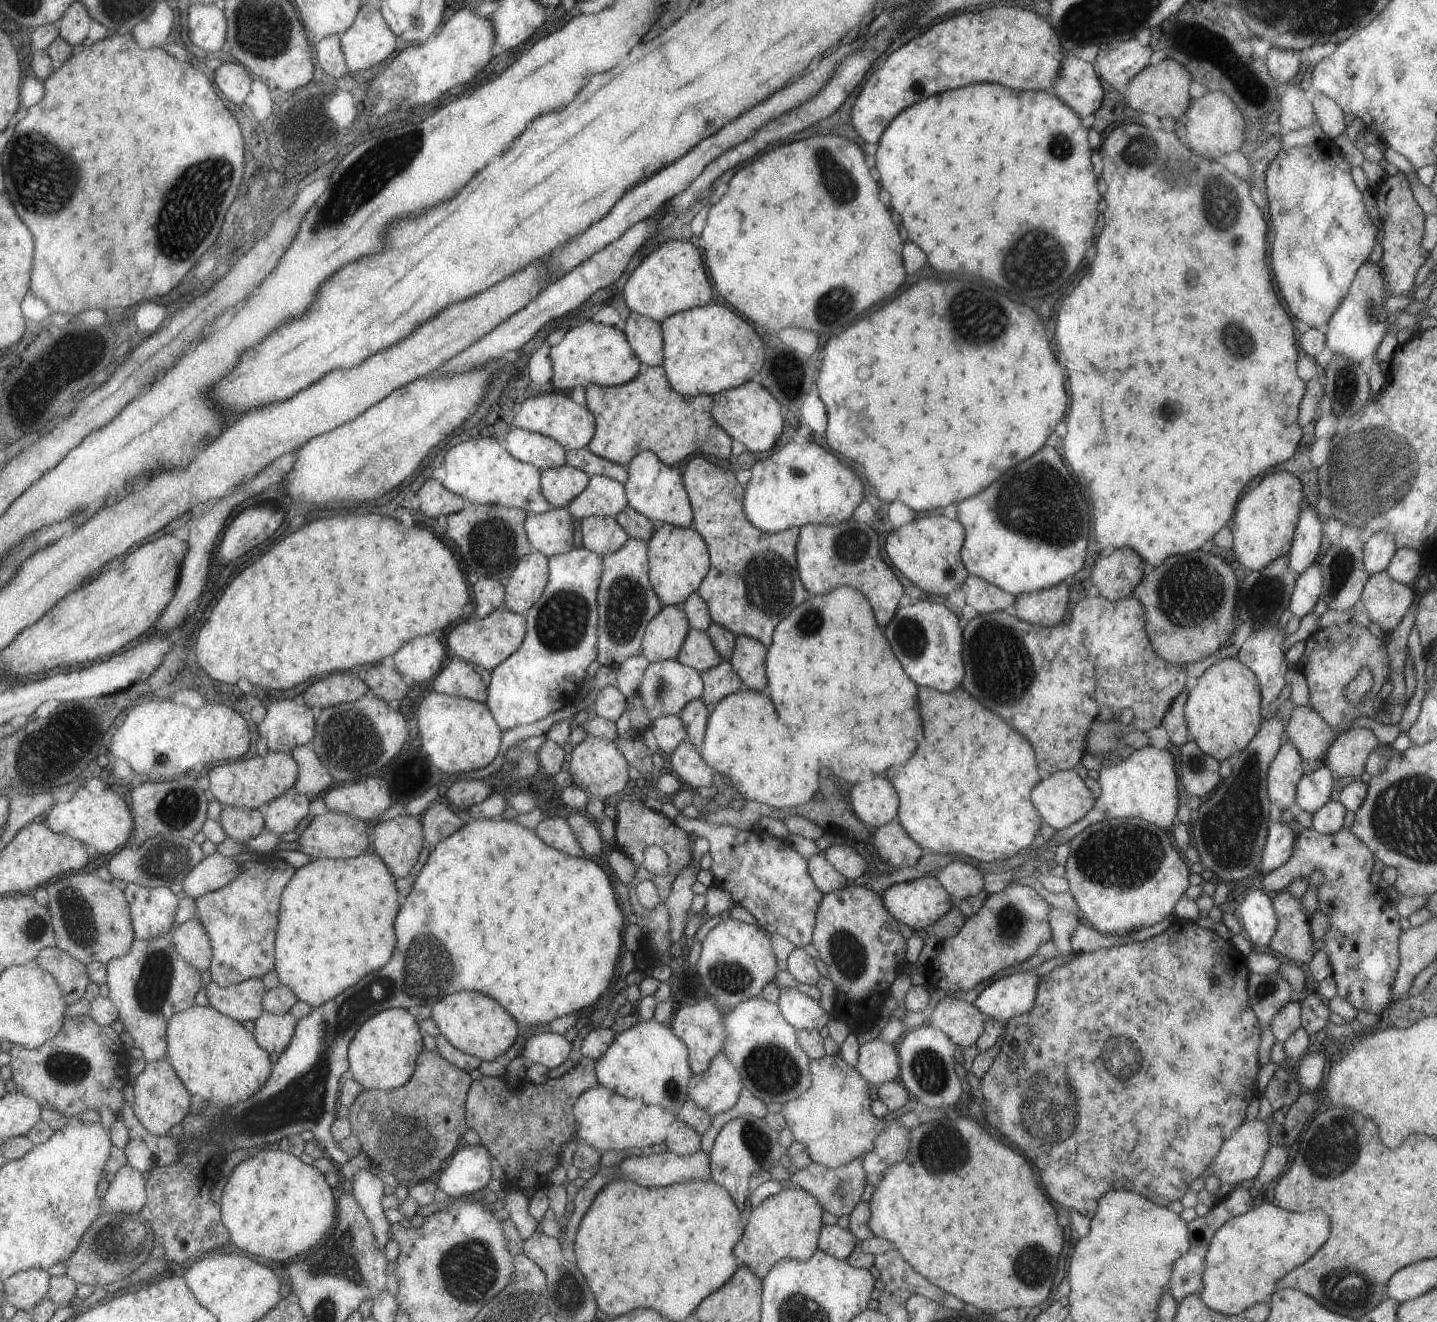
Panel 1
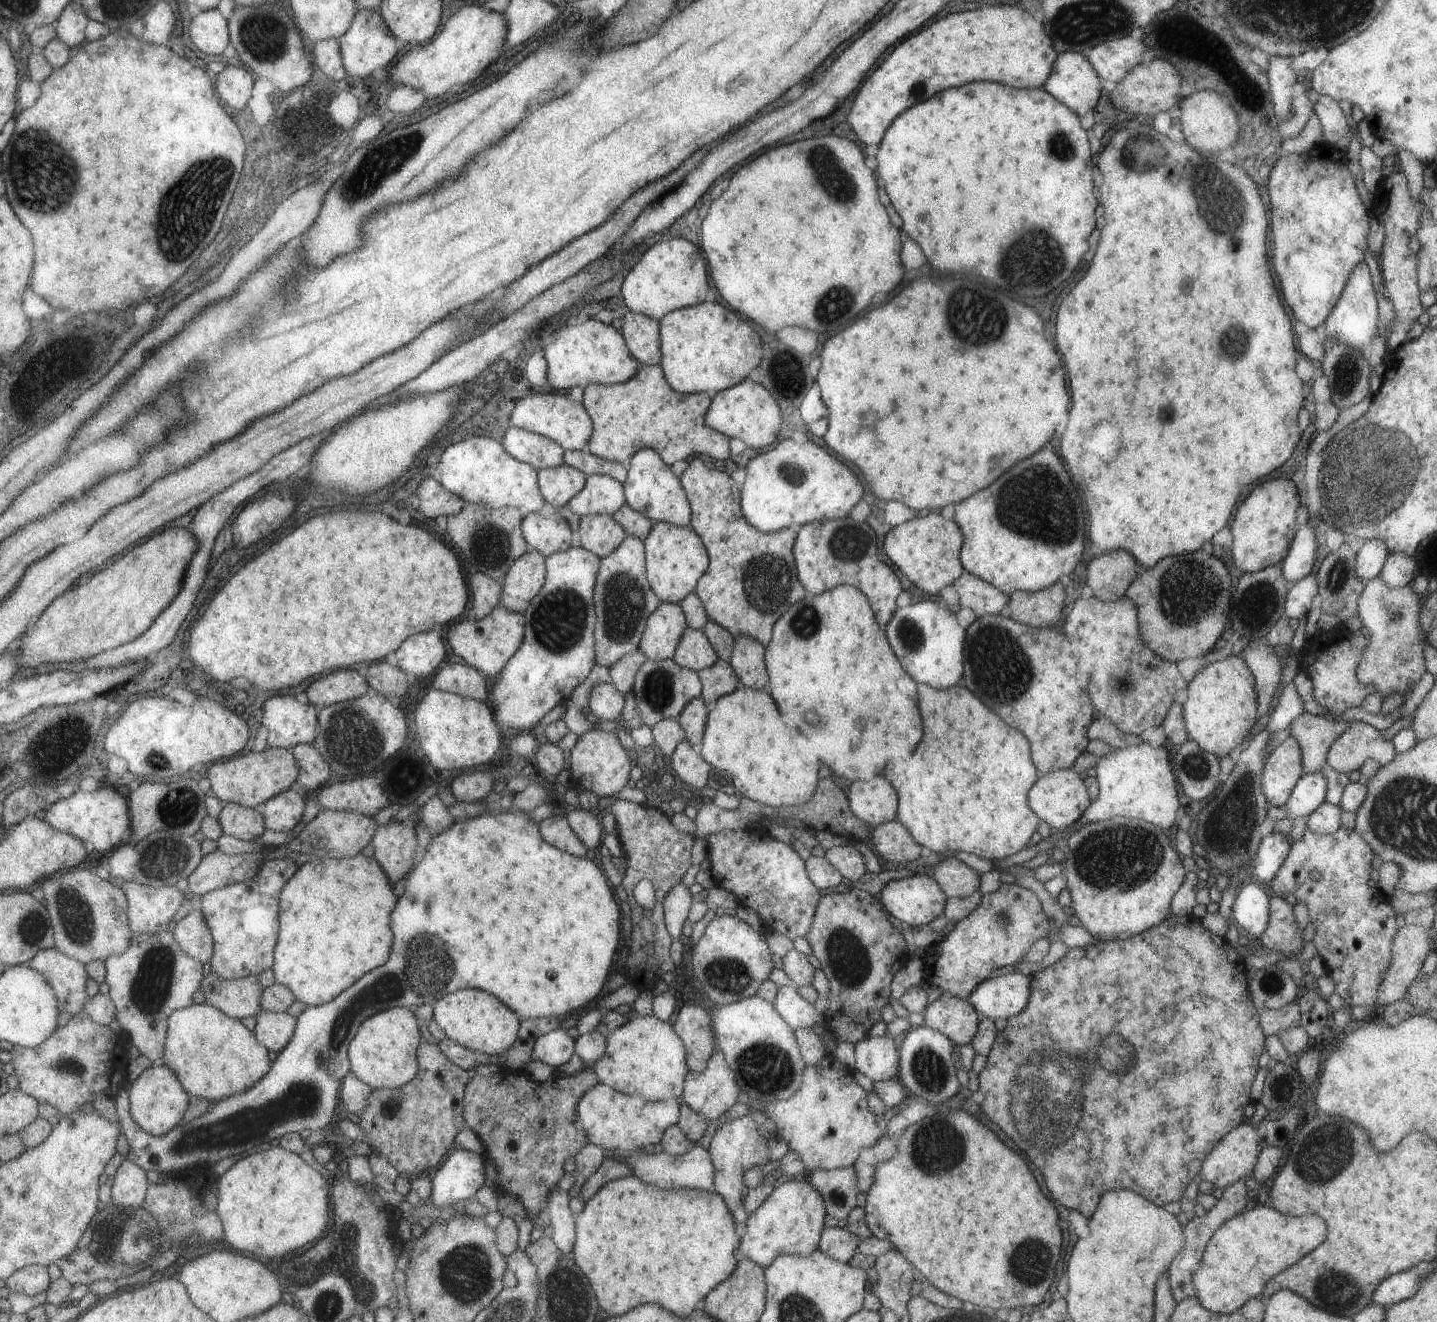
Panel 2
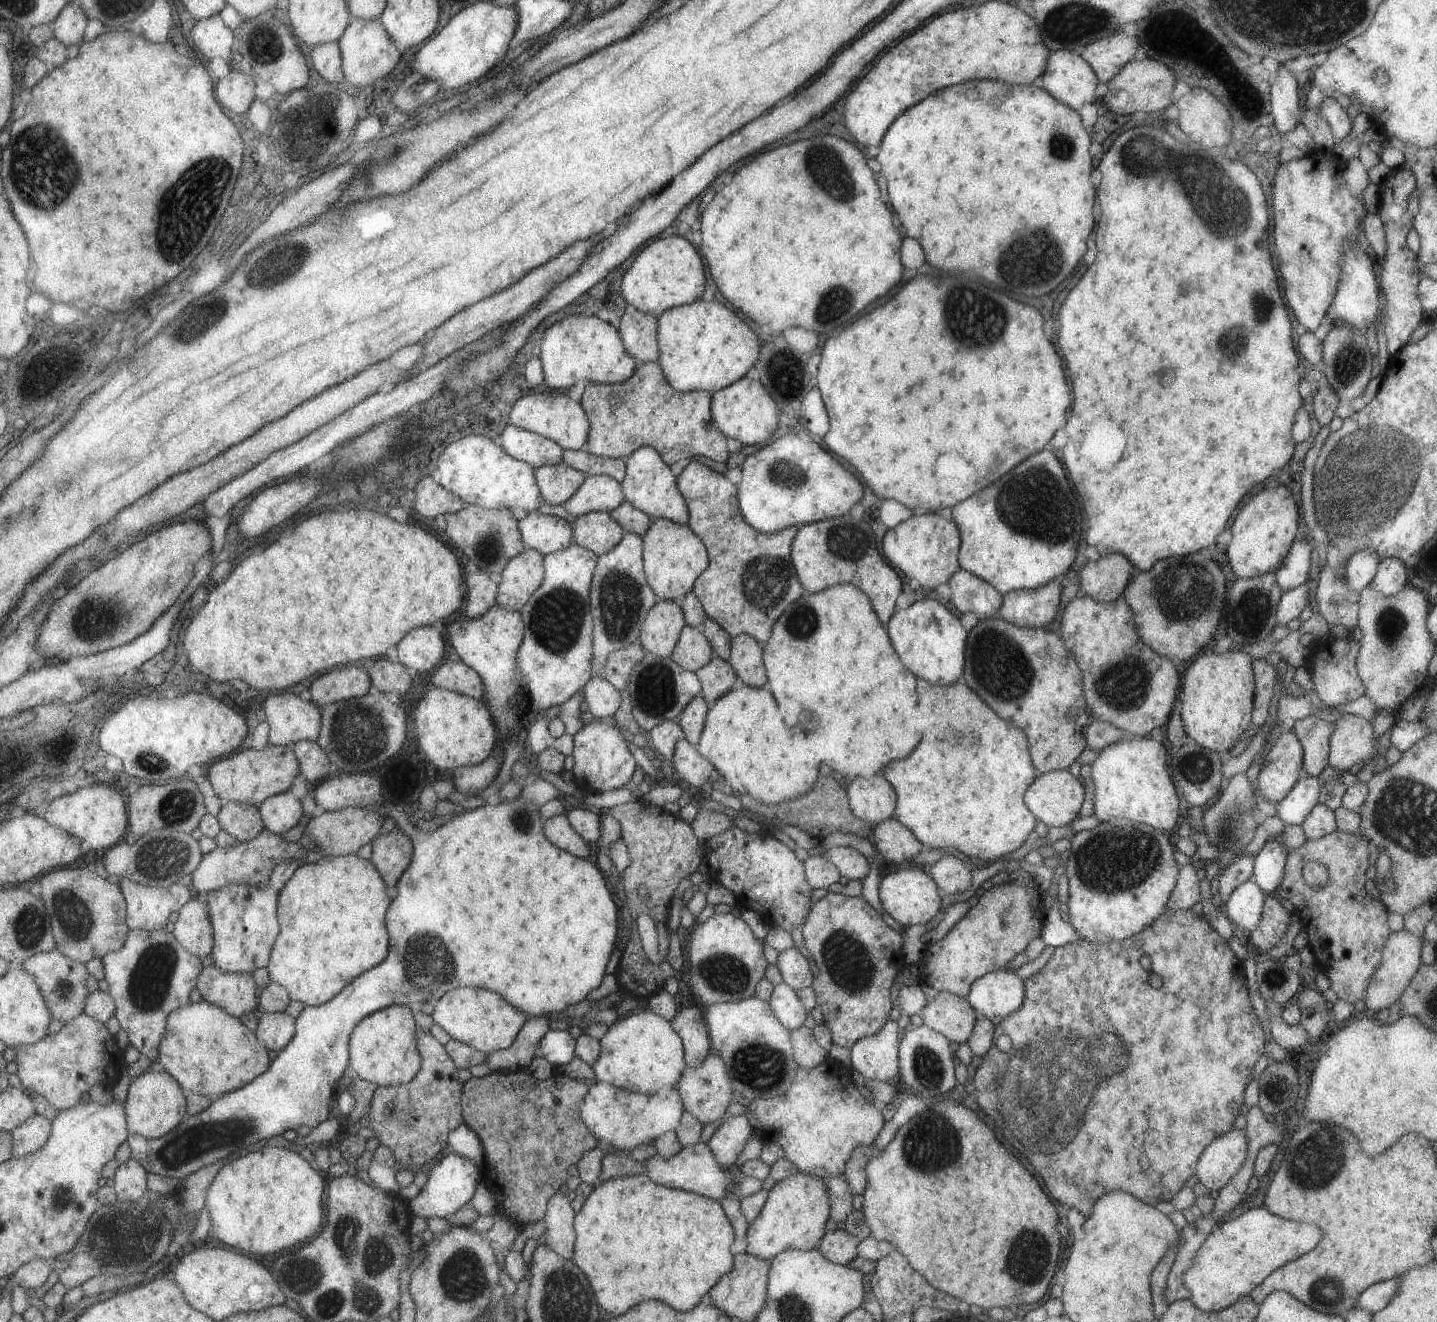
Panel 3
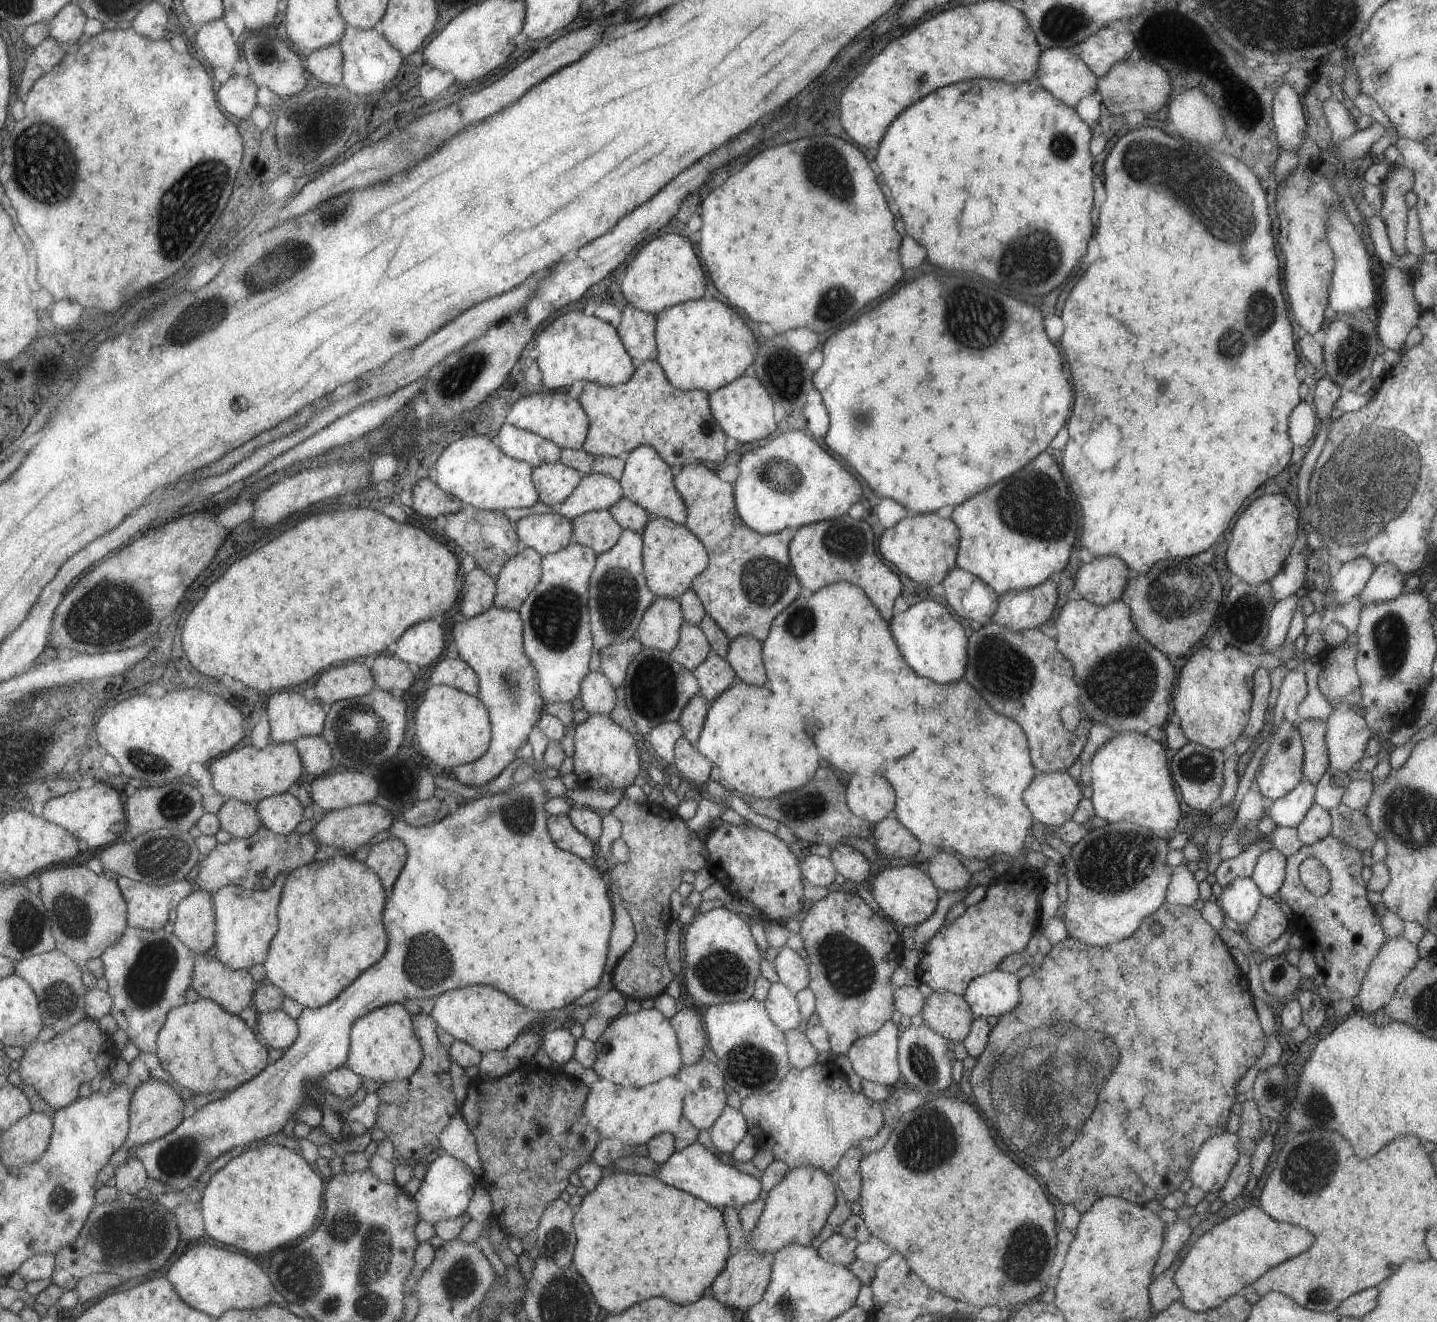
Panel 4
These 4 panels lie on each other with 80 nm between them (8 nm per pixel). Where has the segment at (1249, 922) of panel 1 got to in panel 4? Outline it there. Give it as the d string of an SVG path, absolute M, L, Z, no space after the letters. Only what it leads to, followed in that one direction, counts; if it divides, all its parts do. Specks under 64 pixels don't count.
M1251 877L1236 878L1222 888L1217 900L1220 909L1243 928L1253 918L1262 892Z

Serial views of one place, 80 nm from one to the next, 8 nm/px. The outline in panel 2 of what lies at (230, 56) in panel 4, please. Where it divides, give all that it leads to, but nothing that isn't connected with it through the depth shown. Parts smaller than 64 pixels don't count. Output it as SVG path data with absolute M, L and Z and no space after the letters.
M217 7L192 13L189 40L201 52L222 59L223 49L229 43L228 26Z

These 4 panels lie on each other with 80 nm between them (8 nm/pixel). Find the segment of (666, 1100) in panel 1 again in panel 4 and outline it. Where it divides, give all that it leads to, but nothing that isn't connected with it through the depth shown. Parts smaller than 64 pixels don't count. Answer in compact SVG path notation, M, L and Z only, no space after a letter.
M646 1004L636 1013L623 1013L609 1021L609 1026L594 1042L596 1059L592 1069L599 1079L623 1088L641 1088L665 1077L675 1077L681 1068L679 1045L669 1019Z

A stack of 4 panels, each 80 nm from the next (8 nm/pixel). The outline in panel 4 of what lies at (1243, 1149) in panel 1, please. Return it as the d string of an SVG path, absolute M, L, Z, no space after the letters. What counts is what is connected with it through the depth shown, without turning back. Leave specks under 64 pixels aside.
M1225 1131L1209 1138L1197 1151L1186 1176L1205 1192L1218 1192L1238 1159L1240 1146L1237 1133Z

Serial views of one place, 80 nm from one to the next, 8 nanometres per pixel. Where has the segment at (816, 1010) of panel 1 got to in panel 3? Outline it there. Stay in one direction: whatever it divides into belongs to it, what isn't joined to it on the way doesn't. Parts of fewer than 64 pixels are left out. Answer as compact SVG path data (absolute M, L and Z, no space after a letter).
M784 982L773 987L768 1003L774 1017L788 1031L799 1028L809 1013L797 998L796 991Z

